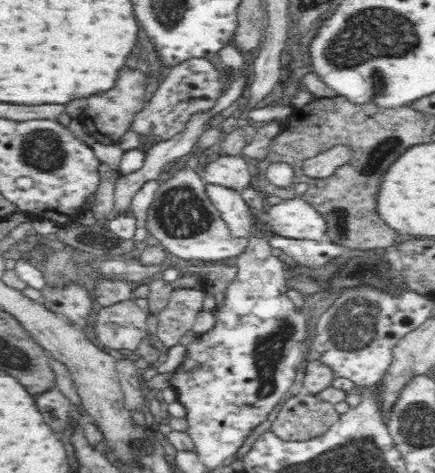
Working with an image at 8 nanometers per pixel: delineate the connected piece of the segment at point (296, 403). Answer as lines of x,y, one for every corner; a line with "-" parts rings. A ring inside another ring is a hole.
301,392
280,406
265,432
282,441
305,441
328,432
338,419
334,405
317,395

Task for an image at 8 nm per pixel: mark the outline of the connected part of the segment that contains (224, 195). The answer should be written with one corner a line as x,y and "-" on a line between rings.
204,184
204,193
220,218
230,227
234,236
248,237
250,234
250,217
246,203
240,197
238,191
230,190
228,187

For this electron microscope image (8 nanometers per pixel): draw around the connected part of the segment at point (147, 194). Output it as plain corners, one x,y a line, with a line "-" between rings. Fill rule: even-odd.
157,179
146,180
132,195
129,212
132,215
132,219
134,219
134,234
132,234
132,239
136,245
142,243
143,240
149,241
150,239
150,232
147,227
148,213
160,183

